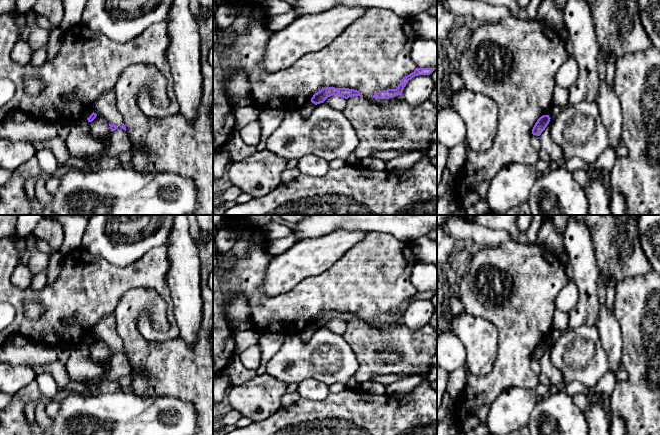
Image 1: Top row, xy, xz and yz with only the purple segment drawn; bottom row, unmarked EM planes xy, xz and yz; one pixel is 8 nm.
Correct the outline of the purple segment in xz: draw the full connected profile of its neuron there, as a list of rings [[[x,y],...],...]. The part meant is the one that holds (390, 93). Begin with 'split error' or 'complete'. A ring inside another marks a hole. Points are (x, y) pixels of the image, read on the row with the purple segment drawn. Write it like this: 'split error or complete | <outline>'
complete | [[[416,68],[412,73],[405,76],[396,89],[388,89],[386,91],[380,91],[373,95],[375,99],[389,99],[398,95],[402,95],[403,89],[413,77],[418,75],[430,75],[436,68]]]

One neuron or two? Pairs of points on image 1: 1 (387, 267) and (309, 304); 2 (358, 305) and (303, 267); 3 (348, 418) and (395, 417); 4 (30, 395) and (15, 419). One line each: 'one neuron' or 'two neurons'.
1: one neuron
2: two neurons
3: one neuron
4: one neuron

